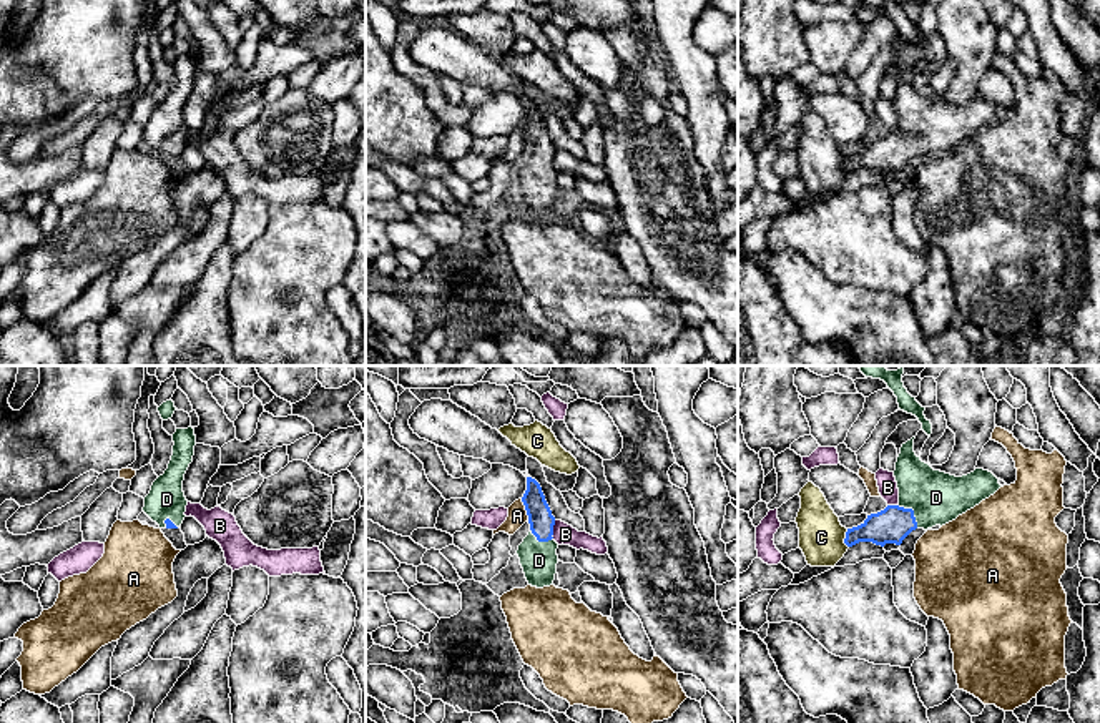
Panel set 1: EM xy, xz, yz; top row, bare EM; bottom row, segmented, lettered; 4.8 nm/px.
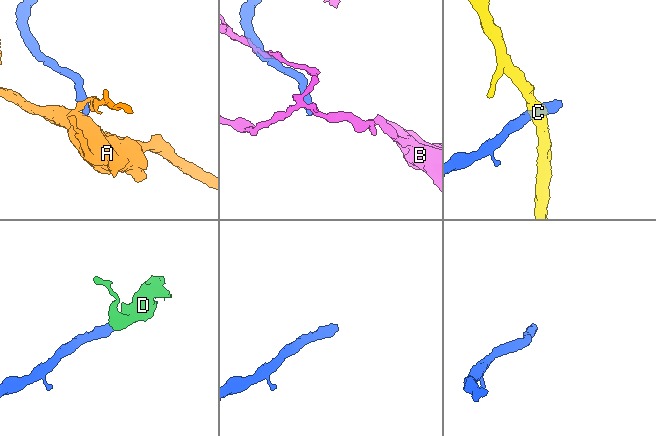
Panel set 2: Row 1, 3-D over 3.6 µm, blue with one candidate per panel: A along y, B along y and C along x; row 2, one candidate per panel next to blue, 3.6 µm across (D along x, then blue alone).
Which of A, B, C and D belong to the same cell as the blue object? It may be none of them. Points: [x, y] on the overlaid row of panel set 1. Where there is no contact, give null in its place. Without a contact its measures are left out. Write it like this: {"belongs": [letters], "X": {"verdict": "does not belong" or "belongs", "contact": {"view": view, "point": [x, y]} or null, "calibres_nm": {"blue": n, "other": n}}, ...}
{"belongs": ["D"], "A": {"verdict": "does not belong", "contact": {"view": "xz", "point": [525, 509]}, "calibres_nm": {"blue": 120, "other": 100}}, "B": {"verdict": "does not belong", "contact": {"view": "xz", "point": [552, 529]}, "calibres_nm": {"blue": 120, "other": 100}}, "C": {"verdict": "does not belong", "contact": {"view": "yz", "point": [844, 539]}, "calibres_nm": {"blue": 180, "other": 220}}, "D": {"verdict": "belongs", "contact": {"view": "yz", "point": [913, 512]}, "calibres_nm": {"blue": 180, "other": 260}}}

